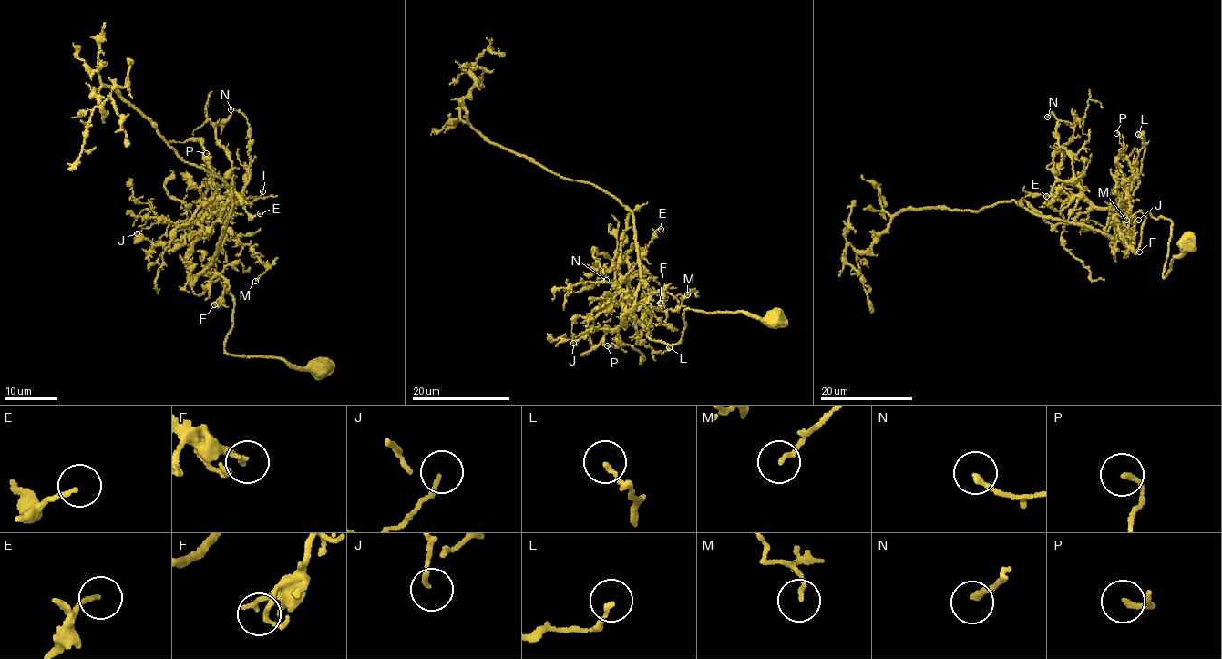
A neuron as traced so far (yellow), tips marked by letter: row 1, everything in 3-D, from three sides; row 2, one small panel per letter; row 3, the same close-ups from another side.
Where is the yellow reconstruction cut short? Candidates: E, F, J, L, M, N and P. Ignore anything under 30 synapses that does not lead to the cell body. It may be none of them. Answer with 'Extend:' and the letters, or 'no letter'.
Extend: no letter

